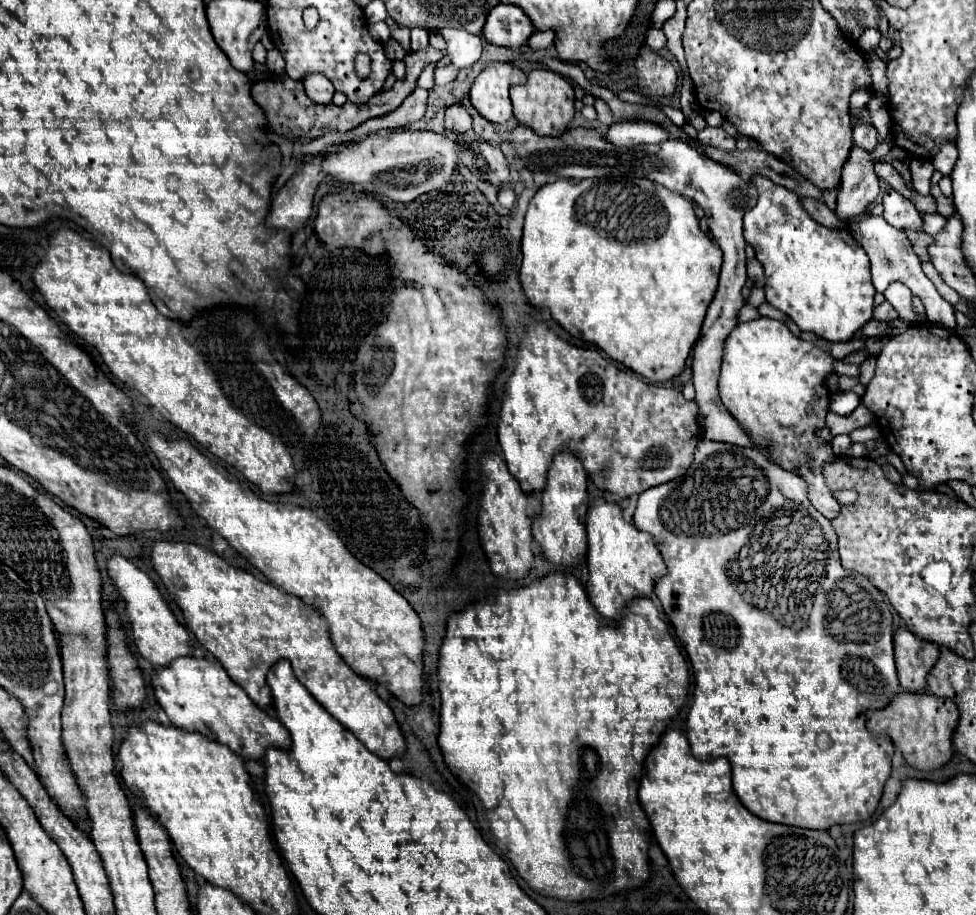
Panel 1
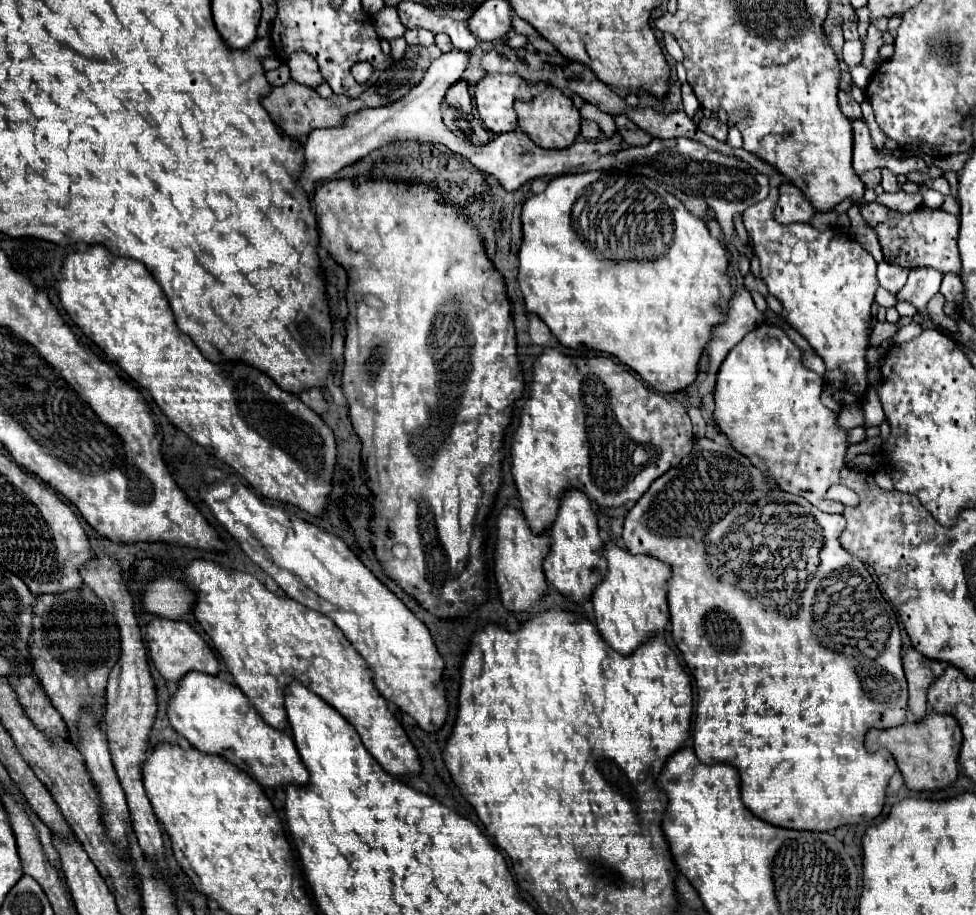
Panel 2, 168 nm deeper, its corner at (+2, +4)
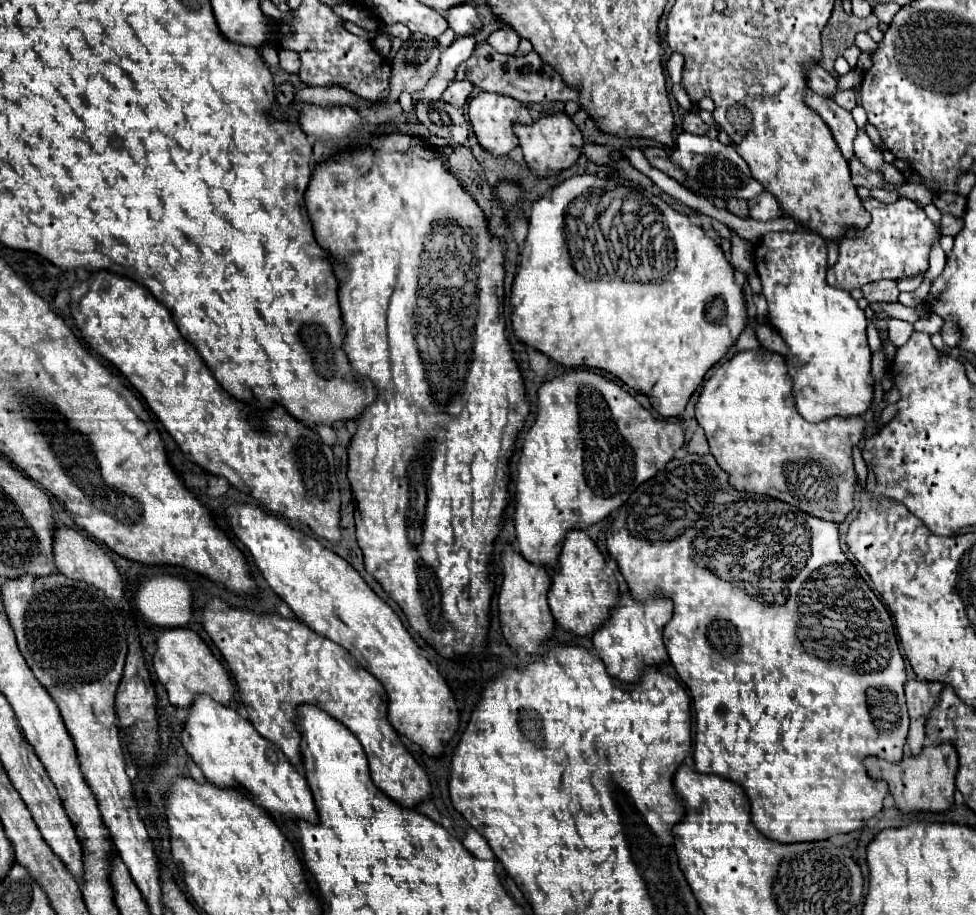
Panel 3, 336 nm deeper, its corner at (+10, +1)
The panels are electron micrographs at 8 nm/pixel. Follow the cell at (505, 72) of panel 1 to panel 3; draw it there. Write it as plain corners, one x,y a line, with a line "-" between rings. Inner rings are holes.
482,91
476,97
472,97
470,105
468,105
468,115
470,115
470,123
472,123
472,129
474,129
480,145
484,149
488,149
494,157
504,157
518,145
518,137
512,131
514,123
532,123
532,117
530,117
528,109
524,107
524,103
516,101
514,97
504,97
500,93

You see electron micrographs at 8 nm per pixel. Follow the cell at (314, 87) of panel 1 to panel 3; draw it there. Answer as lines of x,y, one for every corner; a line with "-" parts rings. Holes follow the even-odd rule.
280,49
280,67
288,73
298,73
300,71
300,55
296,51

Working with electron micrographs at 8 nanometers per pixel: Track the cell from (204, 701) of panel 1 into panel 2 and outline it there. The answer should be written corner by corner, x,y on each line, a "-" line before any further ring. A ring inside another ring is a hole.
202,672
186,674
168,704
168,718
174,730
196,750
202,754
222,756
230,764
236,764
262,788
282,788
288,784
306,786
310,780
290,734
266,726
242,690
226,684
218,676
208,676

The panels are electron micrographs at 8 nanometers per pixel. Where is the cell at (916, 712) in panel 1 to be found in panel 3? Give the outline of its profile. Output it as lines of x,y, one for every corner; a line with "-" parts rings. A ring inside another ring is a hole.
952,743
930,745
920,751
920,755
904,755
898,763
888,763
880,757
866,757
864,767
874,779
884,779
890,785
896,807
902,813
916,811
944,811
954,803
954,777
958,771
958,755

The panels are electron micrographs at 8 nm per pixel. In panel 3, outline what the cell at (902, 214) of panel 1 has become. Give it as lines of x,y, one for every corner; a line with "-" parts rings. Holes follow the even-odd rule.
860,131
858,137
854,139
854,153
856,153
856,159
870,171
876,171
880,173
882,171
882,165
884,165
884,157
882,157
882,151
870,141
870,137

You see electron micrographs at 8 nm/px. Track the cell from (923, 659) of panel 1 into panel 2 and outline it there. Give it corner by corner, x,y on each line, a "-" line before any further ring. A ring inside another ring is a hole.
914,648
904,652
902,664
904,664
904,672
906,672
906,680
908,680
908,692
910,692
908,708
910,708
912,720
920,722
926,716
926,692
932,686
932,682
936,682
944,674
946,664
930,660

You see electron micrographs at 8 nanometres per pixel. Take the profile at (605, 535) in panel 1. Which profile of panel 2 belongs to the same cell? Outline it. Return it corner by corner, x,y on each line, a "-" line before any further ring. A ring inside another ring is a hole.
610,542
604,546
604,558
608,560
608,574
592,594
596,626
600,630
600,636
618,654
632,654
648,638
658,636
666,630
666,624
670,620
666,600
670,566
652,556
632,556
628,550
622,550

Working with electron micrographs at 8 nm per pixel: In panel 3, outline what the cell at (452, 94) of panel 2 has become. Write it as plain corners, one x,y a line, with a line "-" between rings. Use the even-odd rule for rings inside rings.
452,81
442,95
442,101
462,107
466,103
466,99
470,97
472,89
474,89
474,85
470,81

